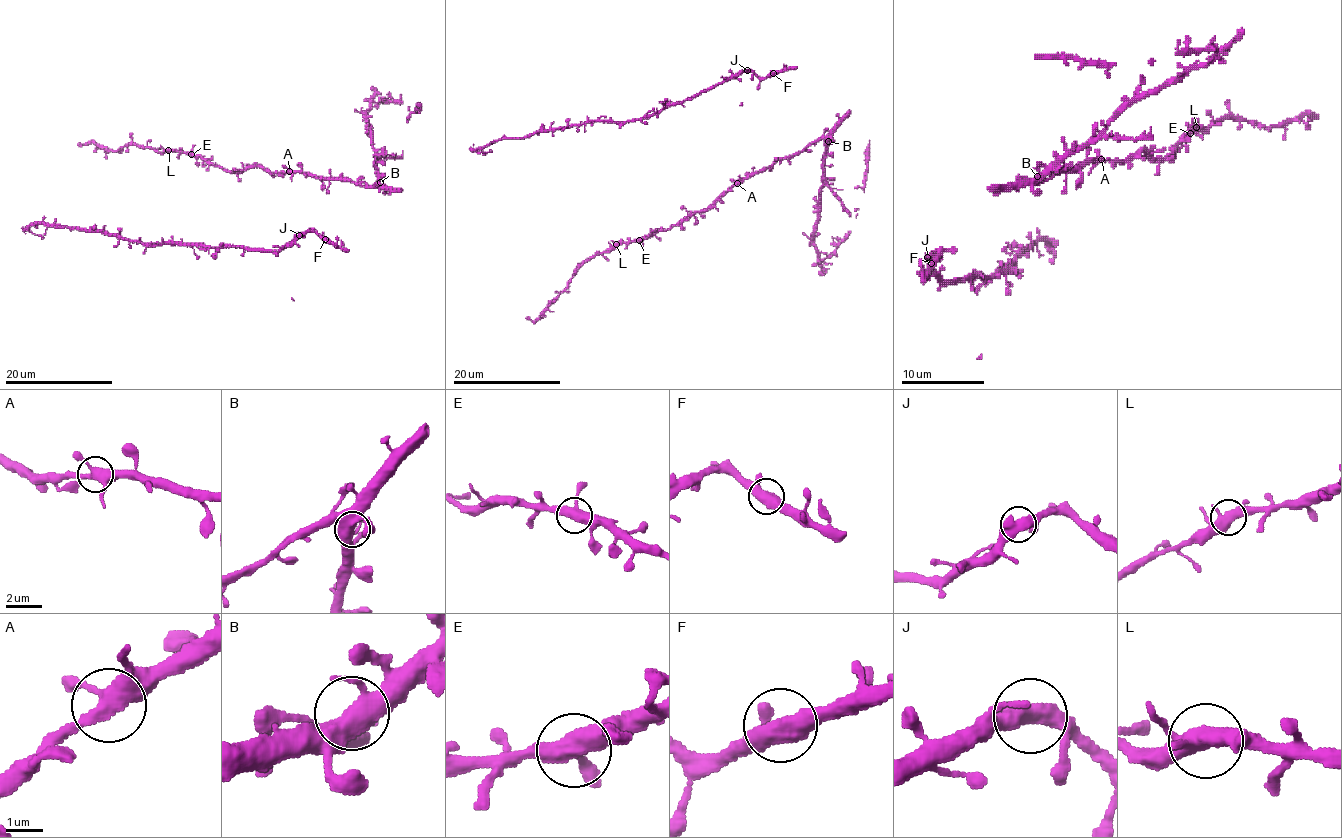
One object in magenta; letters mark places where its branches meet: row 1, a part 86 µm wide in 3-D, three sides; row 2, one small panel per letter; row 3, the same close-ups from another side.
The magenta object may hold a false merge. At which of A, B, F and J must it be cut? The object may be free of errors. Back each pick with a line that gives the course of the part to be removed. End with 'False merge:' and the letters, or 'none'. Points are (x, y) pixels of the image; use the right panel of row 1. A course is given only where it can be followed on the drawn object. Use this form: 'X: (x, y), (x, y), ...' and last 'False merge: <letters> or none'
False merge: none

